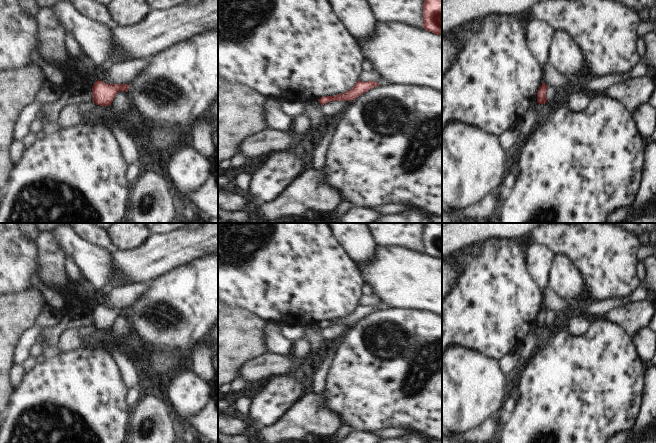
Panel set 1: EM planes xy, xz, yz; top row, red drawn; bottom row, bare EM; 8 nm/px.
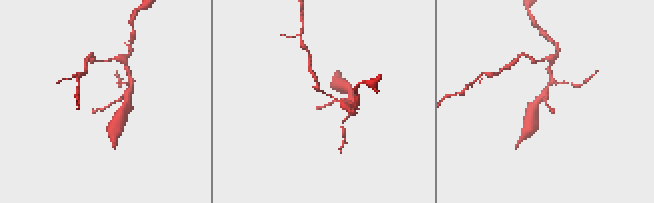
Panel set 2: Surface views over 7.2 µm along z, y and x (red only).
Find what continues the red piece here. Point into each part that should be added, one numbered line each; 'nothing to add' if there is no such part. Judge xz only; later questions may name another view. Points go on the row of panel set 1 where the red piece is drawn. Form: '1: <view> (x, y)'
nothing to add

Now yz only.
nothing to add

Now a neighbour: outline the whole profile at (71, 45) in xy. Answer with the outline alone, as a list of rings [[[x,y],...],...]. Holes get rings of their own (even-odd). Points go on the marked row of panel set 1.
[[[68,32],[64,35],[64,45],[65,50],[69,53],[71,57],[78,57],[81,52],[80,45],[77,43],[75,38]]]

